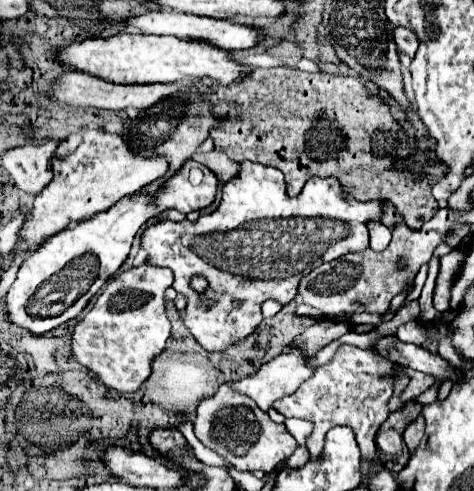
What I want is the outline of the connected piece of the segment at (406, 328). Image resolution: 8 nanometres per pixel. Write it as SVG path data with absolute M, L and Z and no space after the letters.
M409 321L399 327L397 339L403 343L413 343L413 345L423 345L427 339L427 331L419 321Z

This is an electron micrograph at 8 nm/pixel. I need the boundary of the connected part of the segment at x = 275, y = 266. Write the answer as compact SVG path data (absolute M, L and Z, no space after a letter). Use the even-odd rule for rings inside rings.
M241 163L241 175L235 177L233 181L229 181L227 185L223 185L223 199L219 203L219 207L209 213L209 215L201 215L197 221L181 221L181 223L173 223L173 221L165 221L165 223L155 223L151 227L145 229L143 237L141 237L141 245L143 249L147 249L149 253L149 261L155 263L155 265L161 265L161 267L171 267L173 273L175 273L175 281L173 281L173 289L175 291L181 291L183 295L187 295L189 303L187 303L187 309L183 311L183 323L185 327L189 327L191 335L197 339L197 343L207 351L207 353L223 353L227 351L231 345L237 345L239 341L243 341L245 337L249 337L261 323L261 303L265 299L277 299L279 303L289 303L295 299L297 295L297 287L299 287L299 281L301 281L301 275L307 275L311 269L315 269L319 263L325 263L325 261L331 261L331 259L337 259L345 253L351 253L351 251L361 251L361 249L367 249L369 247L369 231L367 231L367 223L369 221L379 221L381 219L381 201L357 201L355 197L347 195L341 191L341 183L335 179L335 177L327 177L327 179L321 179L321 177L311 177L303 191L297 195L297 197L289 197L287 191L285 191L285 185L283 185L283 175L279 169L271 169L271 167L263 167L259 163ZM195 273L201 273L207 281L209 281L209 287L205 291L205 297L213 303L210 307L203 307L201 297L189 287L189 283L185 283L185 275L195 275ZM233 301L239 301L241 305L235 307Z

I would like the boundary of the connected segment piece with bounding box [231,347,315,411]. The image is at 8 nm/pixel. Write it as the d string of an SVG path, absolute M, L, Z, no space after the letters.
M291 347L283 355L263 363L261 369L243 381L231 383L235 391L251 397L263 411L271 407L283 395L291 395L305 379L309 379L315 367L309 365L311 355L305 355L299 347Z

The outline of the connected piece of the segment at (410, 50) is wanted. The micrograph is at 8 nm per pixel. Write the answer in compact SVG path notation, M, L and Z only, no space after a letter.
M397 27L395 29L395 43L399 45L401 51L405 51L411 59L415 57L415 51L419 47L419 37L415 35L415 31L405 29L405 27Z

